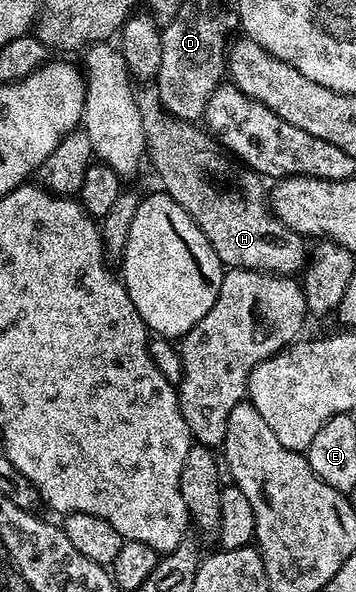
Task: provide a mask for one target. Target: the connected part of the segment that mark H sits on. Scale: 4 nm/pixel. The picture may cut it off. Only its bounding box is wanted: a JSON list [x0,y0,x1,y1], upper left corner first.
[135,82,306,277]

